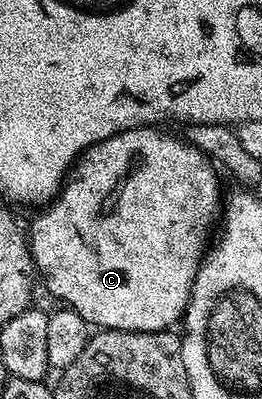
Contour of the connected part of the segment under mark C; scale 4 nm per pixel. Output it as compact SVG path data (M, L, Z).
M140 128L126 130L104 142L91 146L82 155L81 161L70 171L57 197L51 206L29 230L31 257L36 267L47 273L47 286L55 298L64 298L70 309L76 310L85 321L95 328L105 330L165 330L174 327L174 322L184 317L187 303L191 301L191 293L195 288L201 263L204 261L203 249L207 246L207 233L211 230L211 210L219 206L219 178L210 166L208 155L190 141L174 138L171 134L162 134L159 128Z

